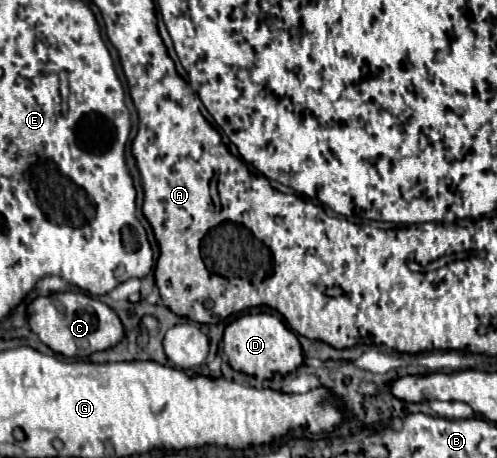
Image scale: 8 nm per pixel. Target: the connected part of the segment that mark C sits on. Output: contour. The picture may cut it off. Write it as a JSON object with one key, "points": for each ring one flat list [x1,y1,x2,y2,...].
{"points":[[54,292,50,296,36,296,26,308,30,330,54,352,62,356,90,356,92,352,112,348,122,338,122,322,116,312,84,292]]}

